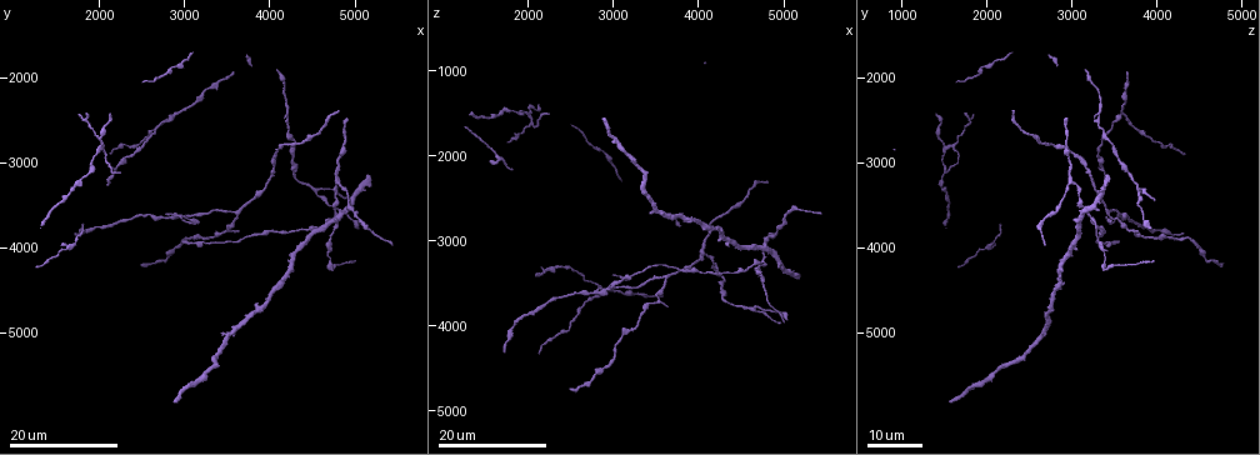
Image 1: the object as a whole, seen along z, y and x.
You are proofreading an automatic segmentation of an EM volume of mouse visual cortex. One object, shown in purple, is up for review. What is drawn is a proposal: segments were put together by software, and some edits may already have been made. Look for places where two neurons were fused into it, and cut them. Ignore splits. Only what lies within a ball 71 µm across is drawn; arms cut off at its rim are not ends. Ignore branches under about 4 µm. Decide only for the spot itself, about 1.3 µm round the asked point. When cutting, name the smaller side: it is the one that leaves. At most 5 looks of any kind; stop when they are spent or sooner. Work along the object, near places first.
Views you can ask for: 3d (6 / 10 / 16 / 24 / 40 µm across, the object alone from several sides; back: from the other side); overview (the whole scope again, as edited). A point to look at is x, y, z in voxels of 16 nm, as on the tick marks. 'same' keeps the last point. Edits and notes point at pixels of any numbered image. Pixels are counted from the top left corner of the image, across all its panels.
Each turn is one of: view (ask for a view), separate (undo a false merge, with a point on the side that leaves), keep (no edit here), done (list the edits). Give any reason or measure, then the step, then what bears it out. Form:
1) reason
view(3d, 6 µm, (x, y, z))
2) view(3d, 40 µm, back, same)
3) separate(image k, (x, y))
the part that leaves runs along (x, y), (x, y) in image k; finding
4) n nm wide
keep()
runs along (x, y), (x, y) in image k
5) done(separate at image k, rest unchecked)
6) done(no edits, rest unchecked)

branch point
view(3d, 16 µm, (4550, 3350, 3800))

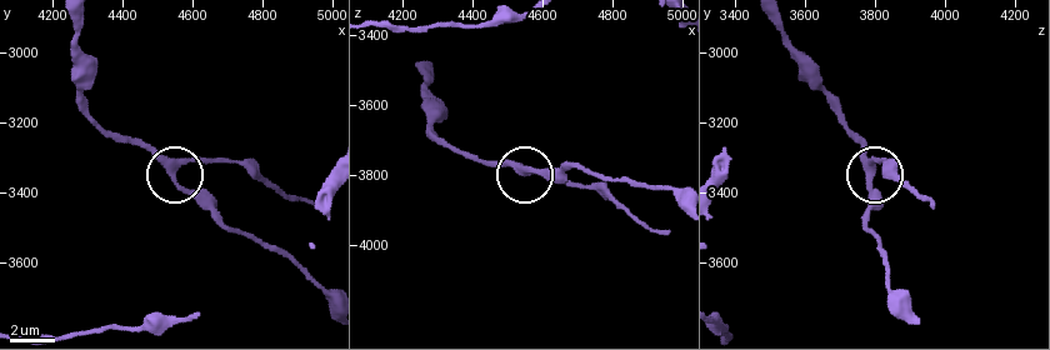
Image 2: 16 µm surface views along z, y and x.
view(3d, 6 µm, (4550, 3340, 3790))

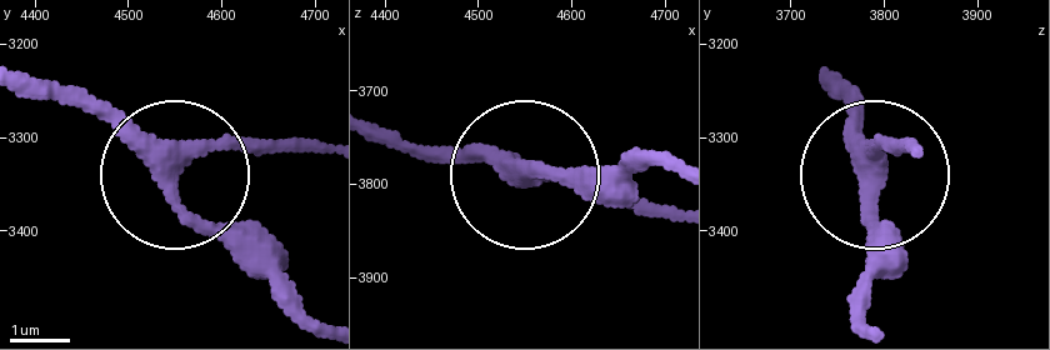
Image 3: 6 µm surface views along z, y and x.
3 arms
keep()
one neuron here

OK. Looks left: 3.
arms part here
view(3d, 24 µm, (4800, 3600, 3150))

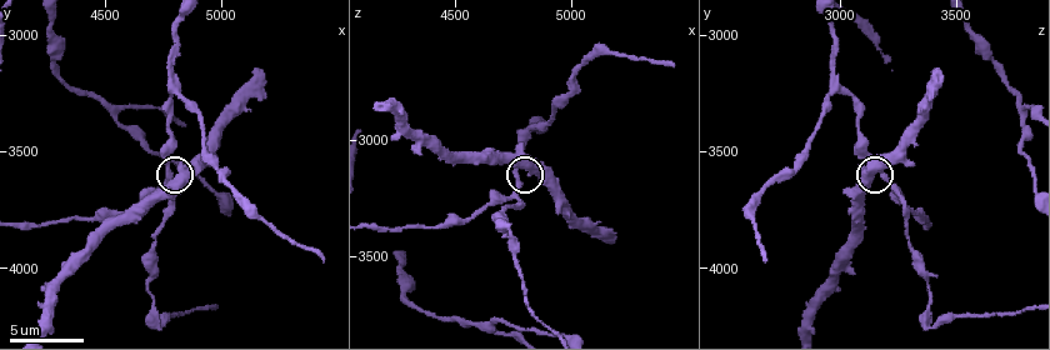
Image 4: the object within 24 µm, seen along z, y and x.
view(3d, 6 µm, (4760, 3570, 3160))

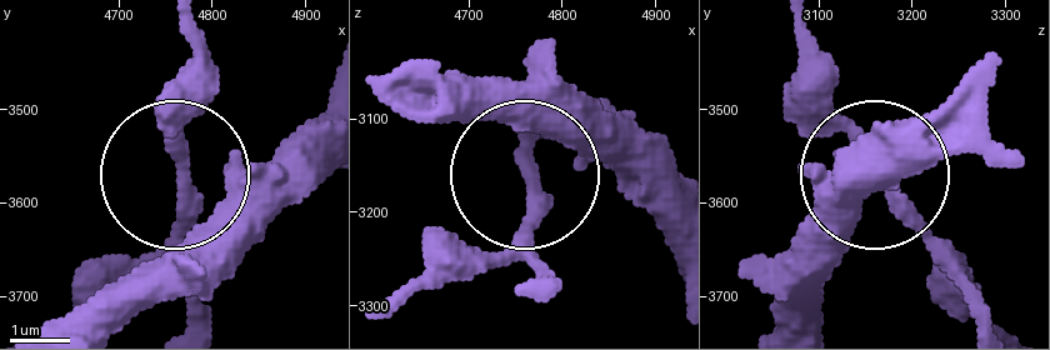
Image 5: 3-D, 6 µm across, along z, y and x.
keep()
continuous, no second neuron

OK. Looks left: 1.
done(no edits, rest unchecked)

